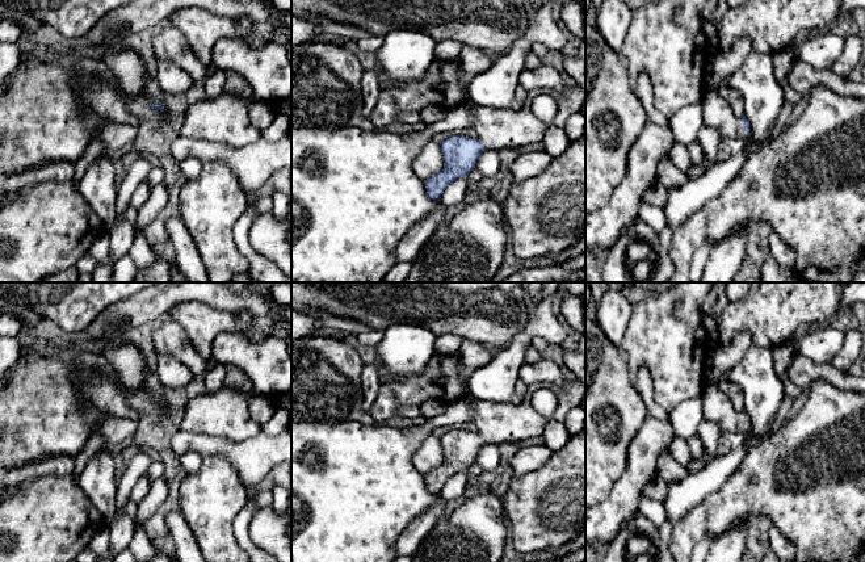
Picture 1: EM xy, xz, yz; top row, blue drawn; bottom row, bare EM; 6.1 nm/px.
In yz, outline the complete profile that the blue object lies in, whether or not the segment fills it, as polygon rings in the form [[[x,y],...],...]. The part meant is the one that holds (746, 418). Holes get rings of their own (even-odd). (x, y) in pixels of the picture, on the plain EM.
[[[705,385],[704,419],[718,423],[722,432],[744,433],[749,429],[749,416],[736,410],[731,399],[718,385]]]

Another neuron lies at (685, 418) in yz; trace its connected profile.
[[[704,391],[667,414],[667,420],[671,423],[675,436],[688,441],[697,433],[698,425],[704,420],[702,402]]]

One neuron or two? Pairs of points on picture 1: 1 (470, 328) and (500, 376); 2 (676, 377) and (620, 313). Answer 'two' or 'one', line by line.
1: two
2: two

